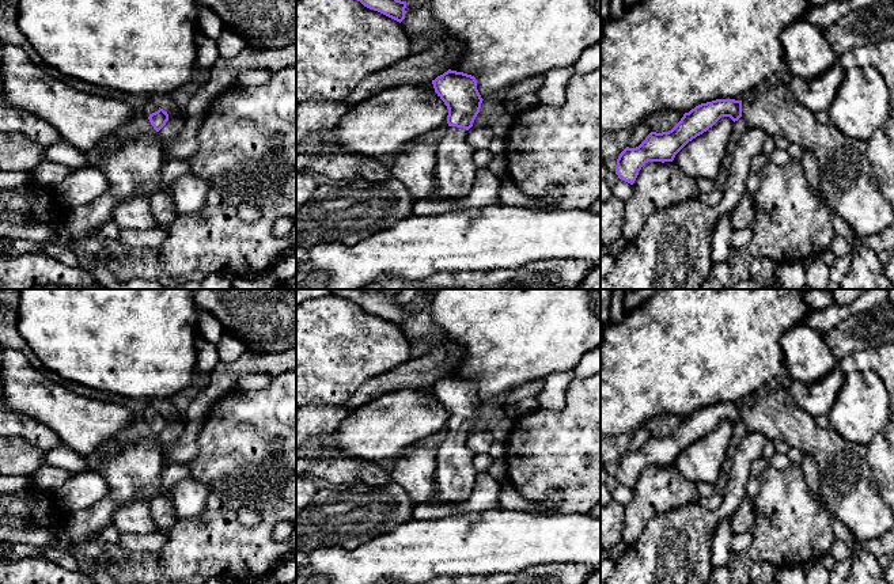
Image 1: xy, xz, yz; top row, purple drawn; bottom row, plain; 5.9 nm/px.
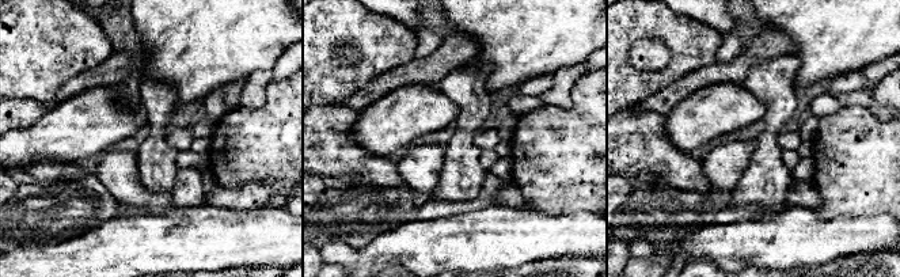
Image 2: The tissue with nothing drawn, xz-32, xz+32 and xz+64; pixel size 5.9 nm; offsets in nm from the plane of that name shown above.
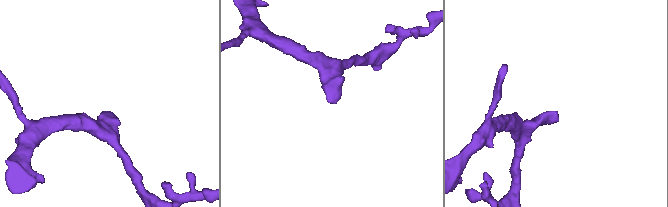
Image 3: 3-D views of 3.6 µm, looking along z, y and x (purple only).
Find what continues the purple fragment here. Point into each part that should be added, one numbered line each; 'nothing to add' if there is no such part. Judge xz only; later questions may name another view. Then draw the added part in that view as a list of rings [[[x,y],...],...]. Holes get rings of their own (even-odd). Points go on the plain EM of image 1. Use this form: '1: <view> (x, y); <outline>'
1: xz (455, 476); [[[448,431],[446,440],[436,448],[436,498],[444,503],[466,503],[474,489],[477,471],[473,466],[476,454],[466,445],[467,435]]]

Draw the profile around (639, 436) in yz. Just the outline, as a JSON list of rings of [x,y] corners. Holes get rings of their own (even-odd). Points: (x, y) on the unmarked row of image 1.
[[[640,425],[630,433],[630,441],[628,444],[626,451],[629,451],[629,452],[639,451],[649,437],[651,437],[651,435],[649,435],[648,429],[645,428],[645,425]]]

